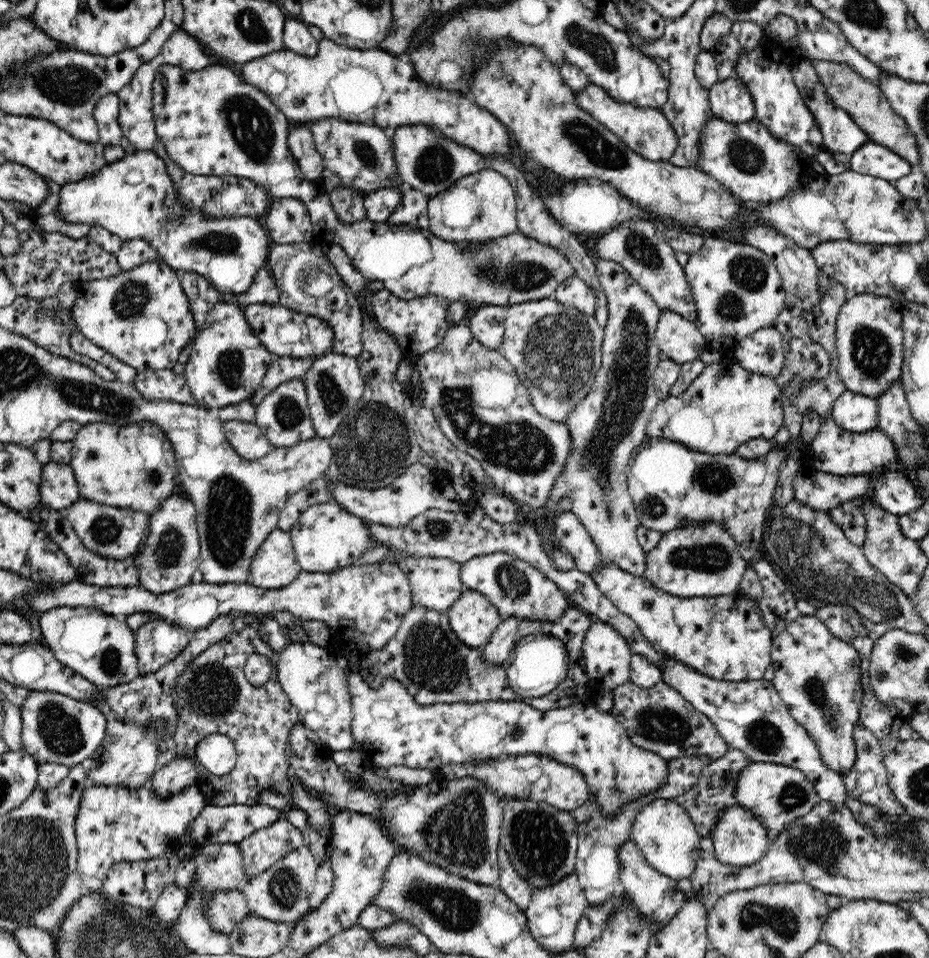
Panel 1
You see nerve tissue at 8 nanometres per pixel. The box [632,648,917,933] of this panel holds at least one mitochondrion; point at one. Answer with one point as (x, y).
(823, 845)

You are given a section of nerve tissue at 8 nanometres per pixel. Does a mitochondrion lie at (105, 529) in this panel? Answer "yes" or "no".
yes

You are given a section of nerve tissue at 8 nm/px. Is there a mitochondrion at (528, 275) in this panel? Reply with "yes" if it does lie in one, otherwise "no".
yes

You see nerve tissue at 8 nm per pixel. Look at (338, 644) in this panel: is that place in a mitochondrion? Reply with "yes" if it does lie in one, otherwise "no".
no

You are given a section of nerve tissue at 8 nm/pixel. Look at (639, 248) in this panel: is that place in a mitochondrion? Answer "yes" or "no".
yes

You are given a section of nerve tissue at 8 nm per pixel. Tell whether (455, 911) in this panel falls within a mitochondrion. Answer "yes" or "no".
yes

